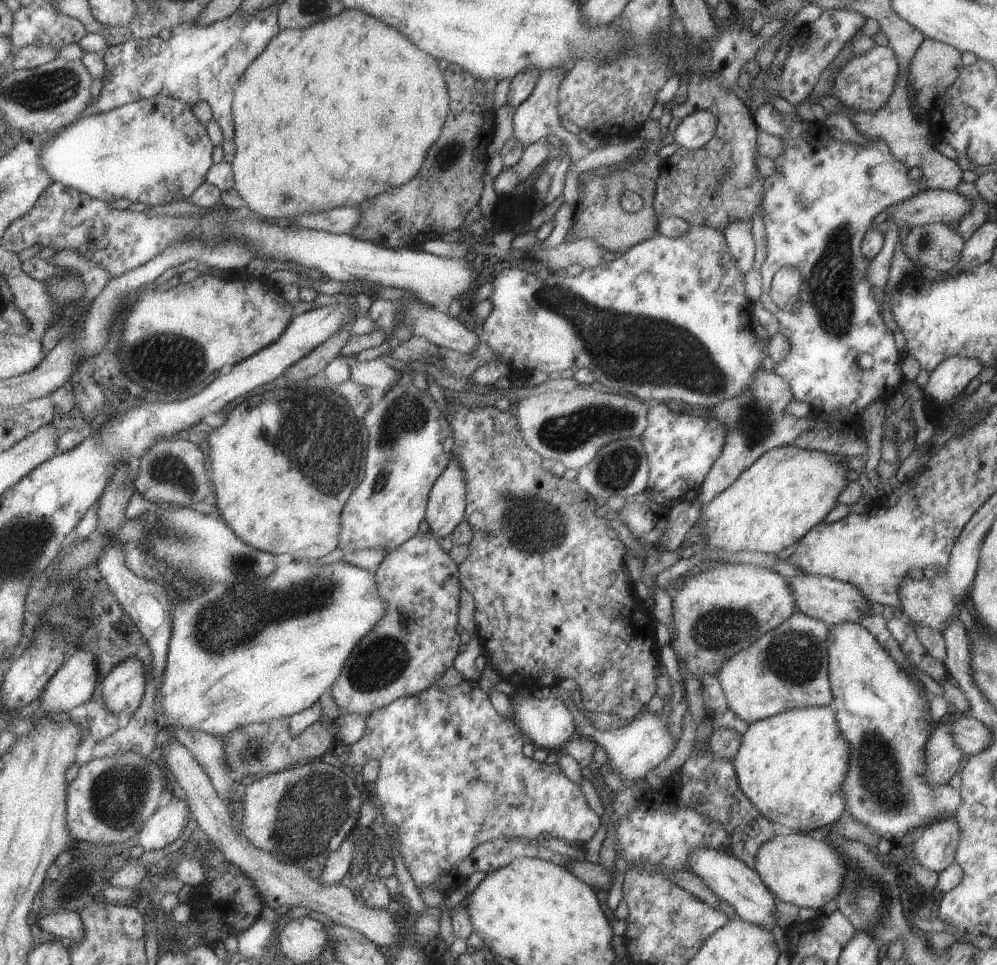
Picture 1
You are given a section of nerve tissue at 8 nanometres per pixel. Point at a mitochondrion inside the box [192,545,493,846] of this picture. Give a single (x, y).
(377, 663)

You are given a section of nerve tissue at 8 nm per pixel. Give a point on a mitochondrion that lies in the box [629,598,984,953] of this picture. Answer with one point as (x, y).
(879, 773)

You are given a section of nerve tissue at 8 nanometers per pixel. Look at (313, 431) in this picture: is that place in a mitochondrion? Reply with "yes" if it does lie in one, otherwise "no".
yes

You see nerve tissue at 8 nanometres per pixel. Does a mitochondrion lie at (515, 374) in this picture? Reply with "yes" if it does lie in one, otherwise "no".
no

